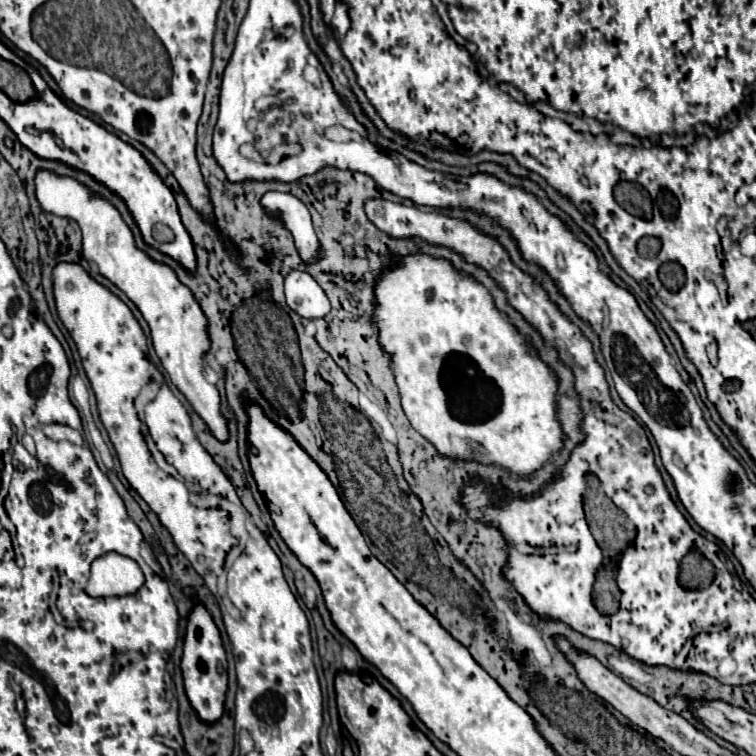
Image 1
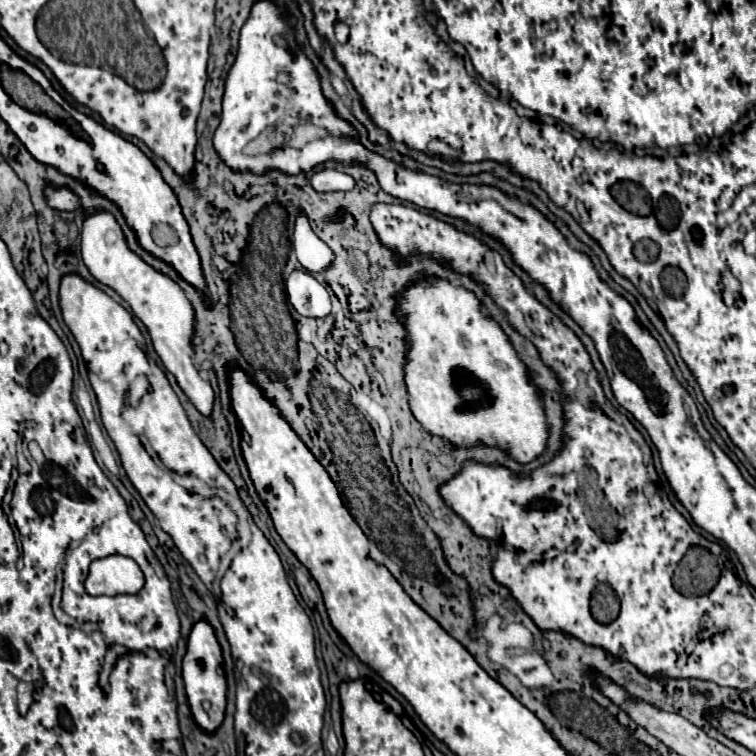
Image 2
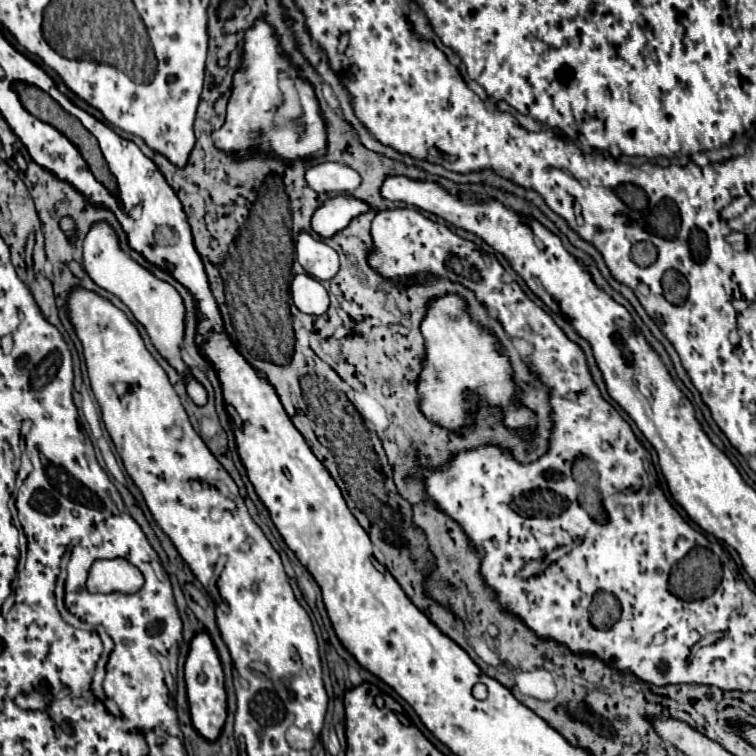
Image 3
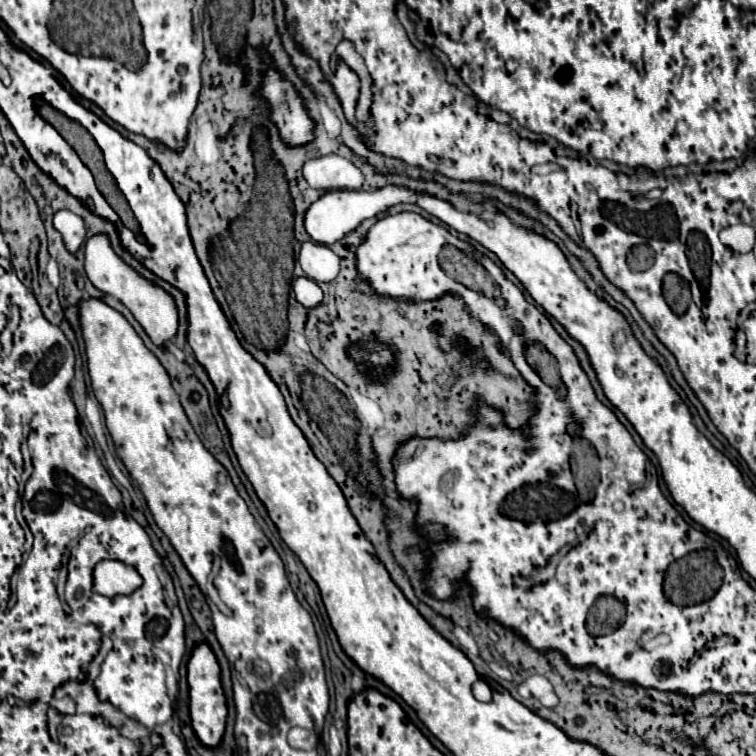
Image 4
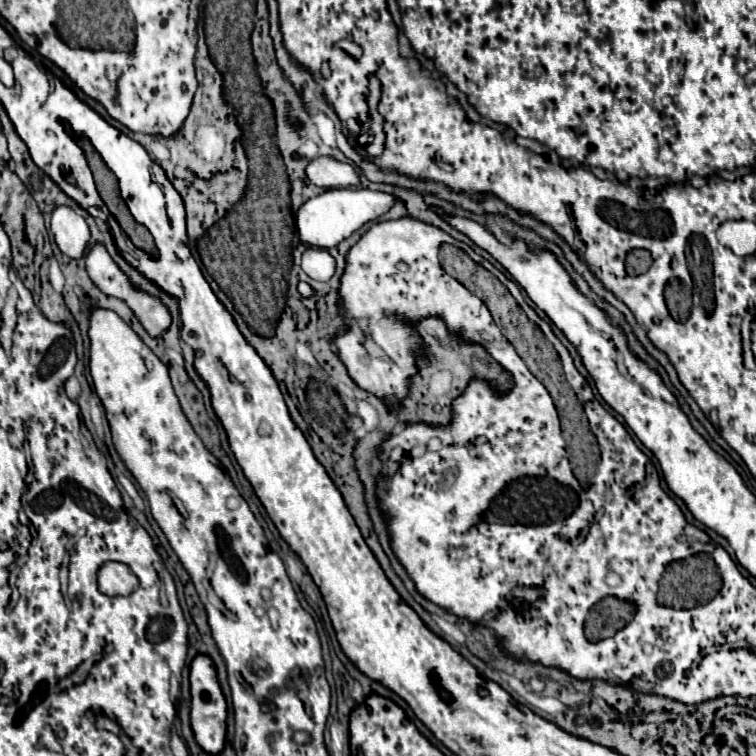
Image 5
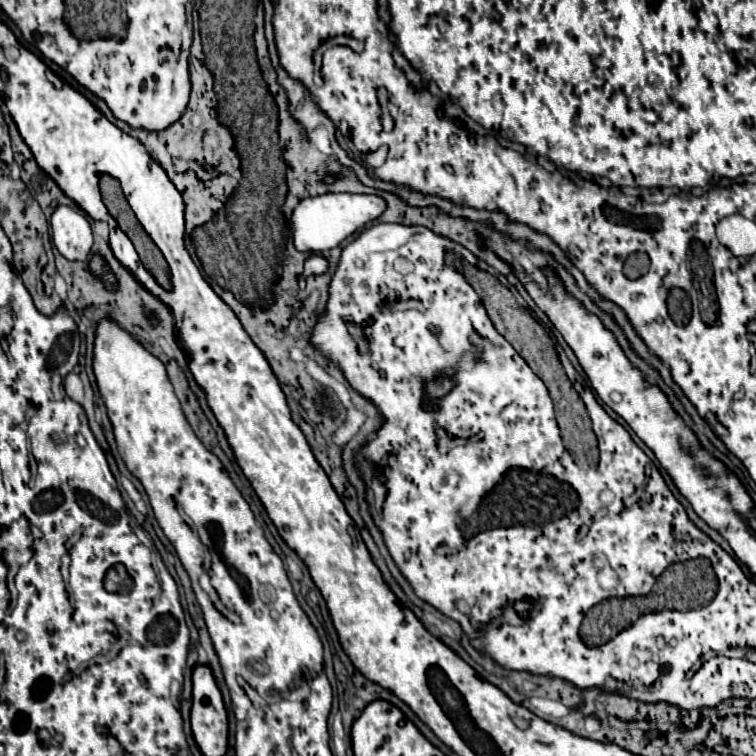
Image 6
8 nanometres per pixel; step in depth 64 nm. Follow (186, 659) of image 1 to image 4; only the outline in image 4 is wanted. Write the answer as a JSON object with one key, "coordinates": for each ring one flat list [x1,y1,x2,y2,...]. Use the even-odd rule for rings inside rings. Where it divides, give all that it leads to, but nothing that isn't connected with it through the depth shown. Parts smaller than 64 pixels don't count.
{"coordinates":[[198,644,192,652,192,658,188,662,188,686,190,686,190,718,192,728,198,736,198,740,206,748,216,748,222,742,224,724,226,724,226,698,220,684,220,666,216,662,216,656,212,654,210,646]]}

